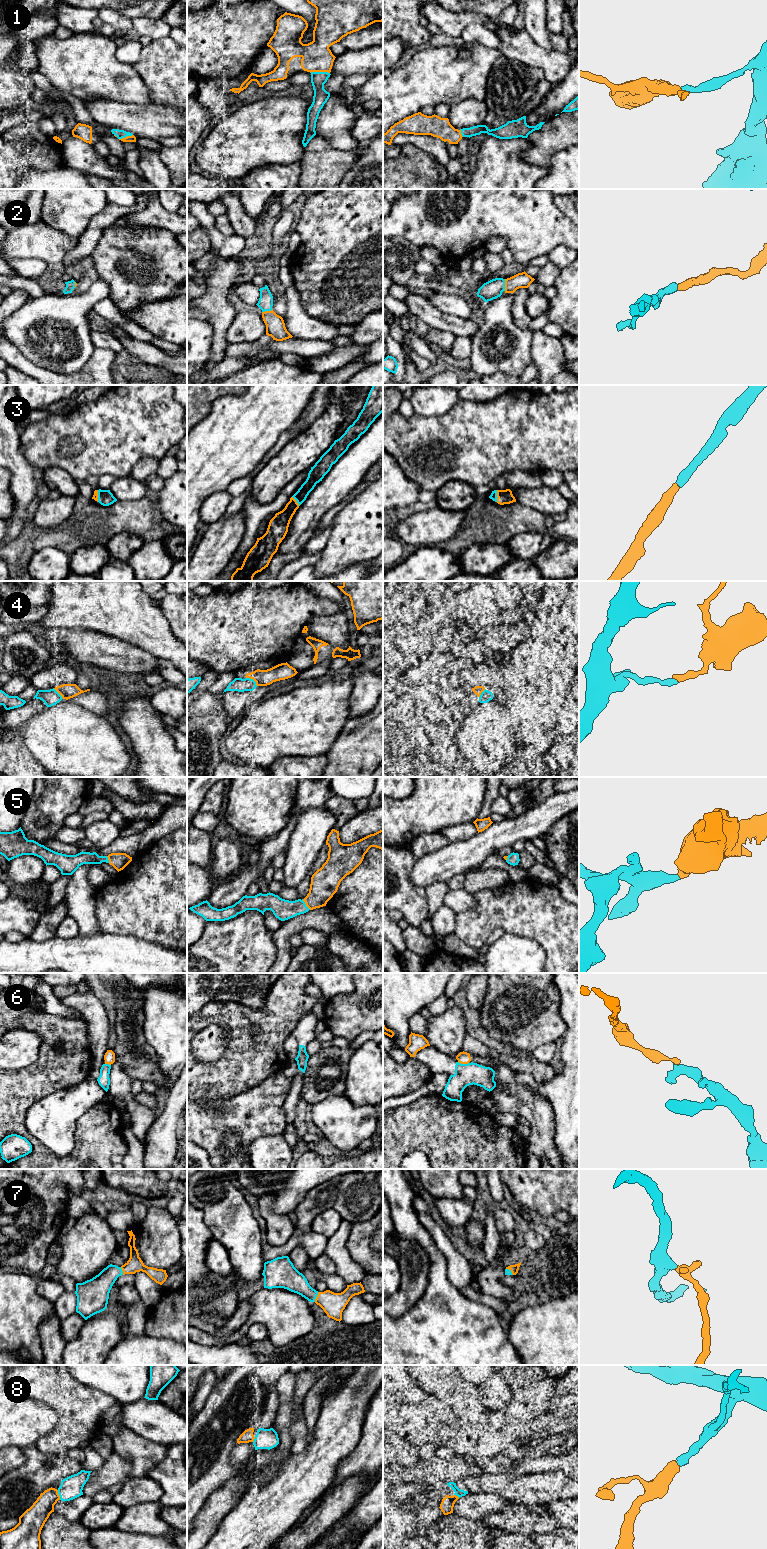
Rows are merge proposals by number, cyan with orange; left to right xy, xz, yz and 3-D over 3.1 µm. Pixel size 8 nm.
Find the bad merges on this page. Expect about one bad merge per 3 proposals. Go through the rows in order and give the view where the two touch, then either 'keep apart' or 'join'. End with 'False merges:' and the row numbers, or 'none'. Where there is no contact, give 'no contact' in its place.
1: meets cyan in xz; join
2: meets cyan in yz; join
3: meets cyan in yz; join
4: meets cyan in xz; keep apart
5: meets cyan in xz; join
6: meets cyan in yz; keep apart
7: meets cyan in xz; join
8: meets cyan in xy; join
False merges: 4, 6

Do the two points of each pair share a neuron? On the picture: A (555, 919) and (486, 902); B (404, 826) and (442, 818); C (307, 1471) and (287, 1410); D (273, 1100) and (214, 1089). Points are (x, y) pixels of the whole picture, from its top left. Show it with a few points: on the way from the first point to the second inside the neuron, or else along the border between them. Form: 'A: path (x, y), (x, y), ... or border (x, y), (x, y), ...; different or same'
A: path (538, 911), (517, 907), (503, 907); same
B: path (413, 818), (433, 818); same
C: border (293, 1454), (282, 1463), (278, 1472); different
D: border (260, 1083), (234, 1095), (220, 1097), (217, 1100); different

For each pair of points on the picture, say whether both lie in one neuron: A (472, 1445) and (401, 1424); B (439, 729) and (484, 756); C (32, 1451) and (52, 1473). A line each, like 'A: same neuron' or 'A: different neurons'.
A: same neuron
B: different neurons
C: same neuron

